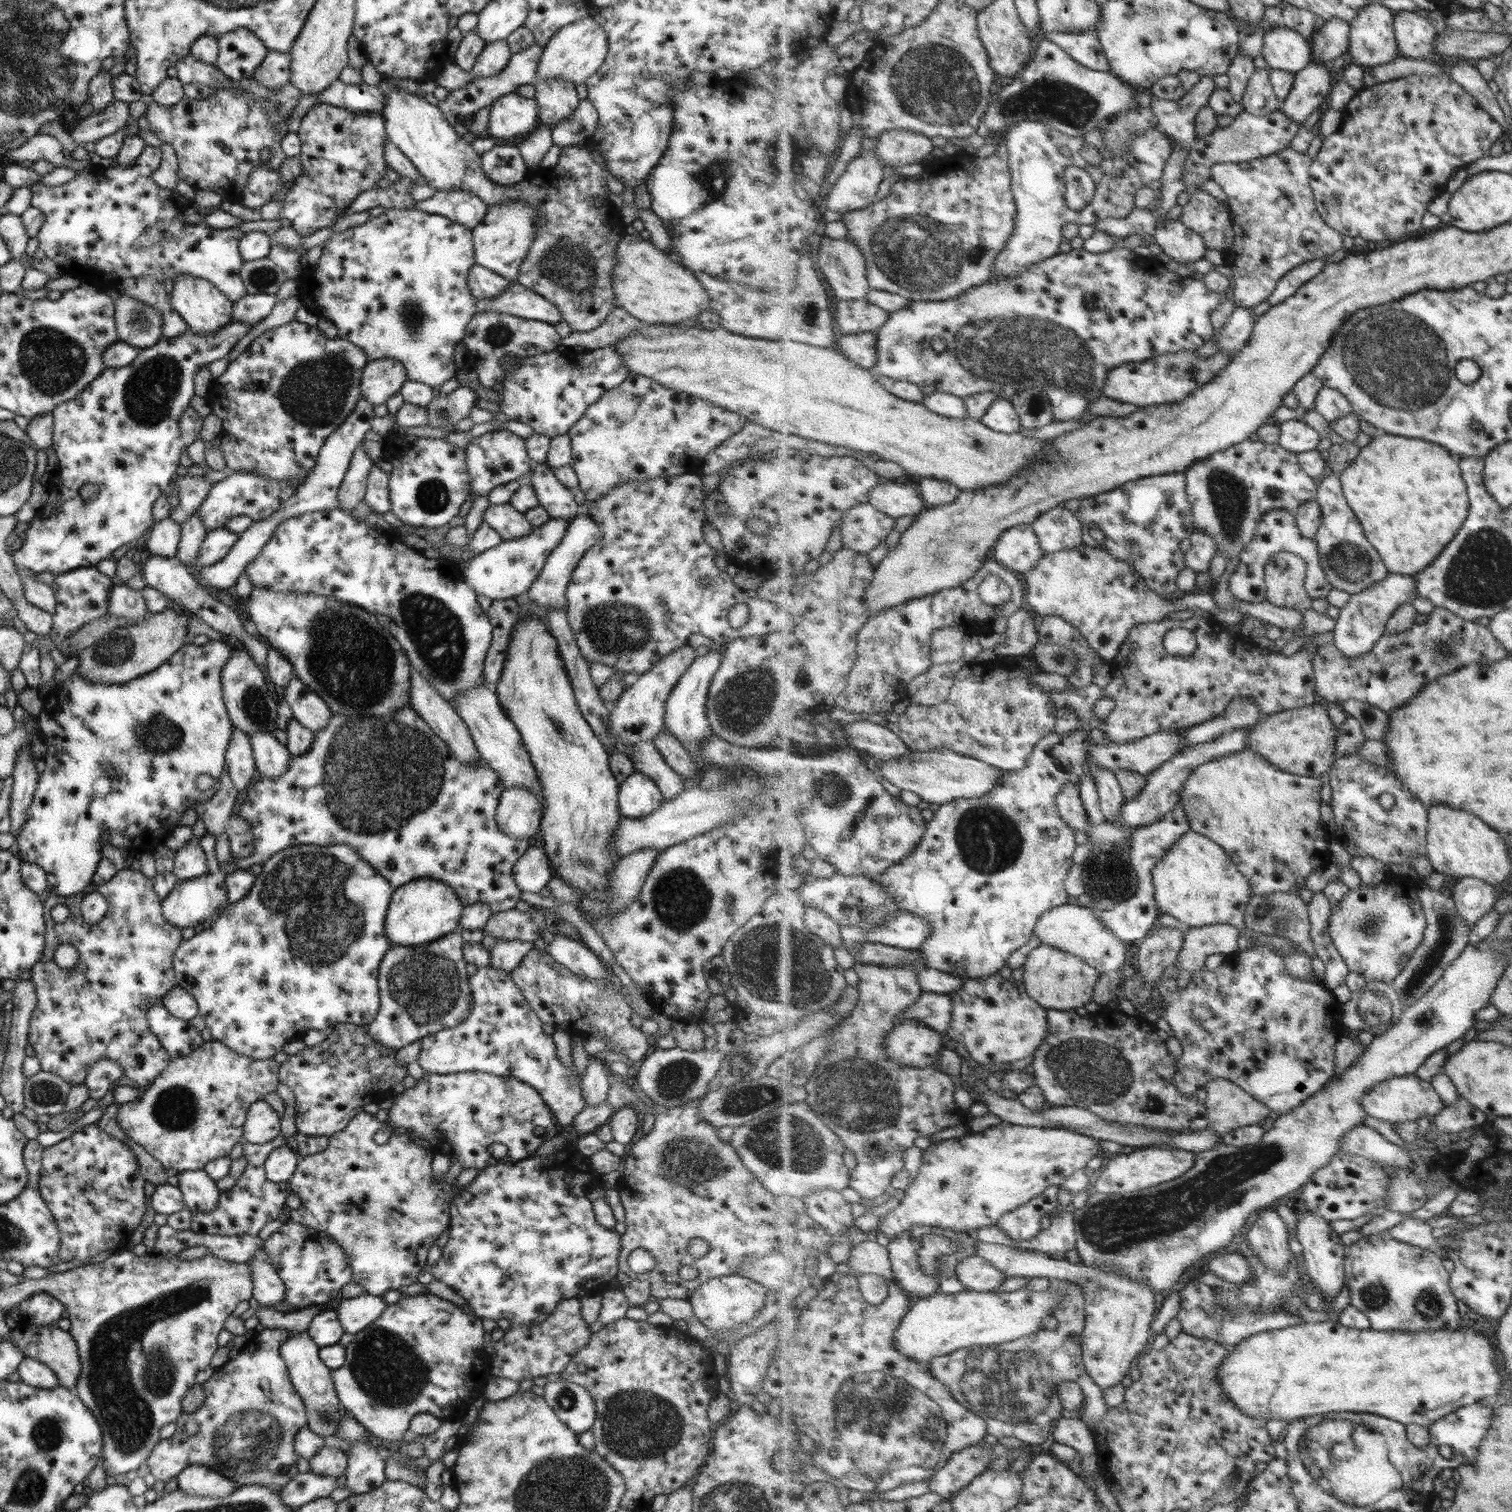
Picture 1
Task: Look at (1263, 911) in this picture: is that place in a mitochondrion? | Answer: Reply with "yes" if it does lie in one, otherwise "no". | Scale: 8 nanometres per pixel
yes

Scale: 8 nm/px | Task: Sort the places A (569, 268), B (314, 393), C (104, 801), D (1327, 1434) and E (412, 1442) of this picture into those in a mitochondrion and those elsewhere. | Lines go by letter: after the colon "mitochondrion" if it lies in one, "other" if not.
A: mitochondrion
B: mitochondrion
C: other
D: mitochondrion
E: other

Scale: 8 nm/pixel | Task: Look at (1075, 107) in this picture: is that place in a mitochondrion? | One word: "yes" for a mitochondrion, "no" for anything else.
yes

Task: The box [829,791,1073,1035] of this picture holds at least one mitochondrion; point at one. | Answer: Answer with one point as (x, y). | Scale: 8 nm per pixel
(989, 841)

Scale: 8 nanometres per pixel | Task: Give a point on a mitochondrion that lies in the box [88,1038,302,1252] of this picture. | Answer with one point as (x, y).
(177, 1108)

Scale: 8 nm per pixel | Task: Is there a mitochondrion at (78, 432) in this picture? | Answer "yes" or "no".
no

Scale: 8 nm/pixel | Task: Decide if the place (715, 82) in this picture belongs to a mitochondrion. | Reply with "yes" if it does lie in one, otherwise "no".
no

